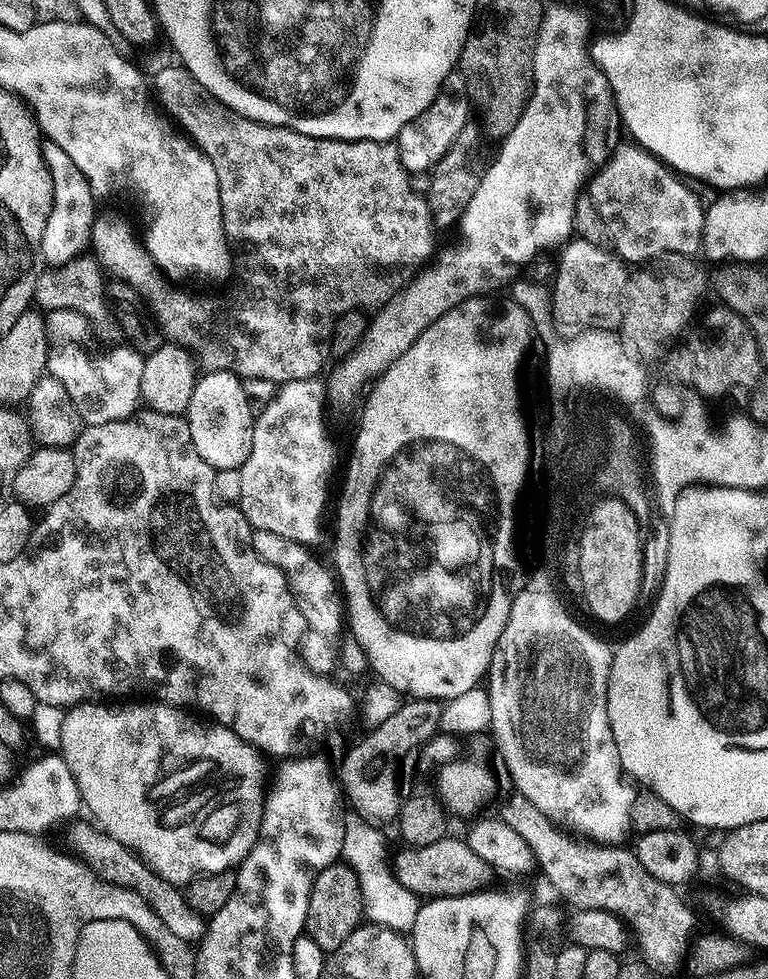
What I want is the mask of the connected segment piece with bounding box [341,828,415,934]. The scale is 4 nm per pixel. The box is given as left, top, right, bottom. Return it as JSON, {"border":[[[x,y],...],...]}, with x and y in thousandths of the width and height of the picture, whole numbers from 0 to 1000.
{"border":[[[480,847],[480,852],[475,854],[477,862],[464,862],[458,851],[448,853],[447,868],[444,875],[453,885],[462,889],[466,897],[467,907],[471,909],[473,927],[475,939],[480,943],[491,944],[495,947],[513,949],[520,953],[535,953],[539,937],[538,914],[531,911],[522,902],[518,902],[514,896],[512,886],[509,885],[508,870],[493,847]]]}

